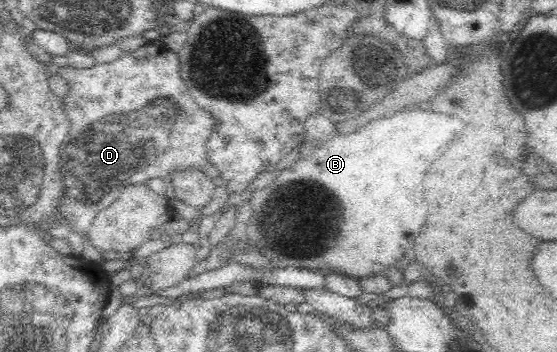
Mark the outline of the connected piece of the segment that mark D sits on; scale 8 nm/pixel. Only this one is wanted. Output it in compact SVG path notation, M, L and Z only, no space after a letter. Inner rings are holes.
M149 41L135 51L123 52L120 57L109 63L97 63L90 68L63 66L57 72L69 85L62 99L70 130L59 153L65 191L59 201L59 213L68 225L83 237L83 254L87 262L102 263L101 250L89 240L93 219L119 199L125 187L145 184L149 179L160 177L168 182L175 171L198 169L213 179L218 176L217 168L205 155L205 141L211 135L213 119L197 105L183 78L180 76L178 54L169 51L159 41ZM185 119L189 131L177 131L177 123Z

